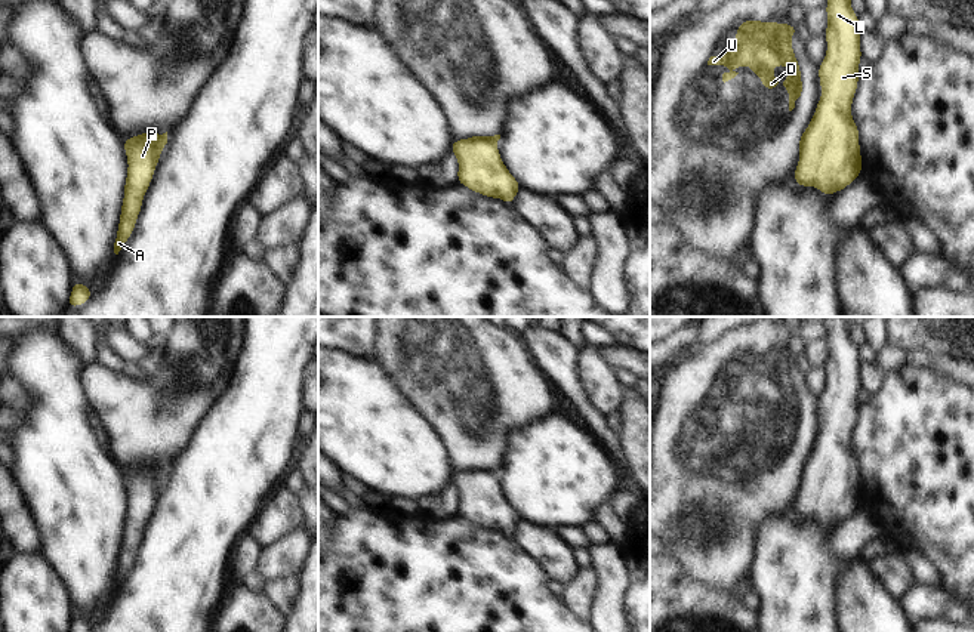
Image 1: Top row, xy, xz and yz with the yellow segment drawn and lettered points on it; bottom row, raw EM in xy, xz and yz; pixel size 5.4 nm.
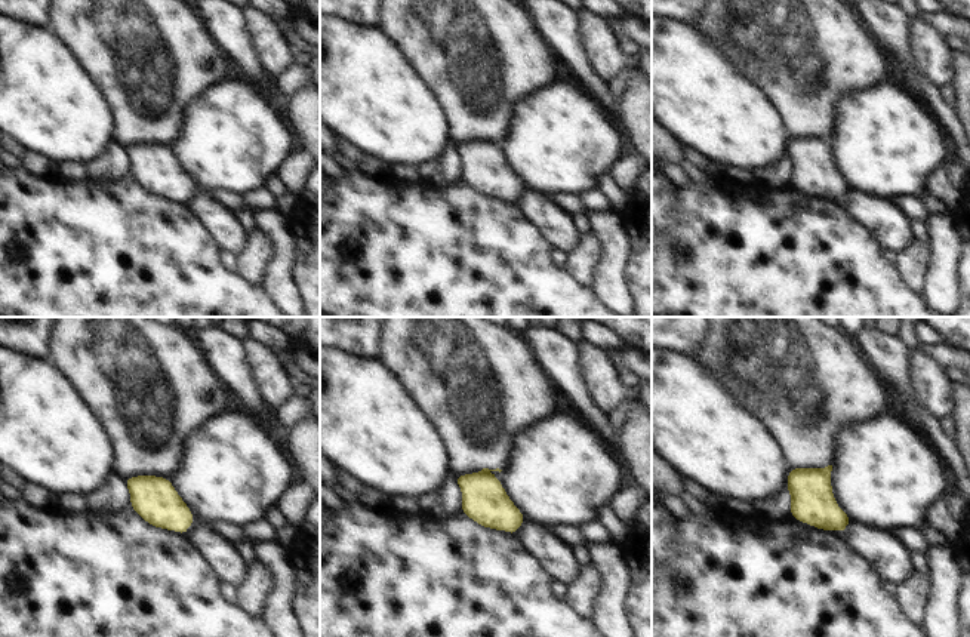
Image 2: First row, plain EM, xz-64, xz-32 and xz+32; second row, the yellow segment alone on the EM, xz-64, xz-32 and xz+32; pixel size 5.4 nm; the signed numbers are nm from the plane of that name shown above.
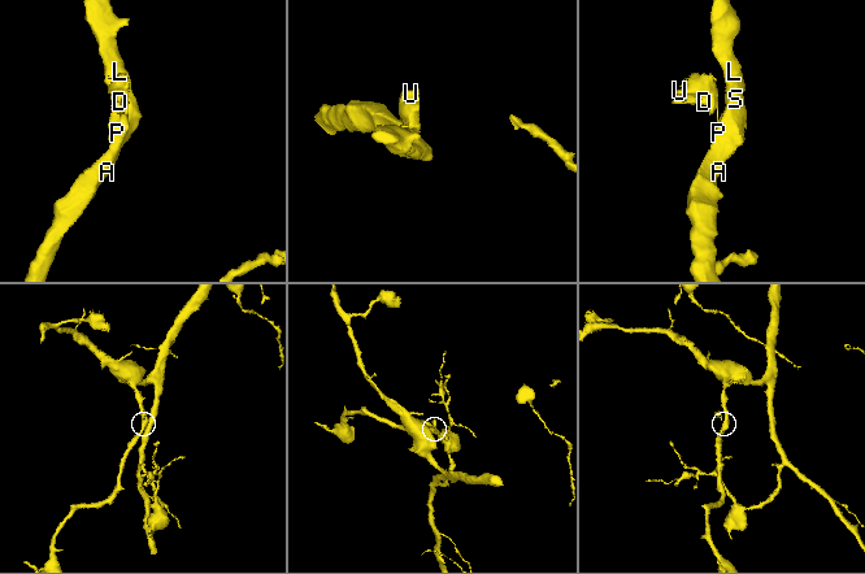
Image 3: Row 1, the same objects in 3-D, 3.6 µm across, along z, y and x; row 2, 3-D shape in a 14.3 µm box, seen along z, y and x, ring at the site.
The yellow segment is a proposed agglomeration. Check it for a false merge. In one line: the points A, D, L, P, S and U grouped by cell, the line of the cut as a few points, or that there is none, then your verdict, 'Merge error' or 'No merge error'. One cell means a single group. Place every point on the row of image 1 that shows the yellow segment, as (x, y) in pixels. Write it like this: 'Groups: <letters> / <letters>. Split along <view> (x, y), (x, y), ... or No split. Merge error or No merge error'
Groups: A L P S / D U. Split along xz (469, 138), (487, 138), (495, 142). Merge error.

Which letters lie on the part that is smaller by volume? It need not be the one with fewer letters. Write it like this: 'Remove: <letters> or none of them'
Remove: D, U

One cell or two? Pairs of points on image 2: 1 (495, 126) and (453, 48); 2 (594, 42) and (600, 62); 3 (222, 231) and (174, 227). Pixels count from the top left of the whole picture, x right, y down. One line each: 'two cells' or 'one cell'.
1: one cell
2: one cell
3: two cells

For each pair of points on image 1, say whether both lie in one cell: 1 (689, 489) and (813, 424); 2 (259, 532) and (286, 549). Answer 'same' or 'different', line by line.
1: same
2: different

